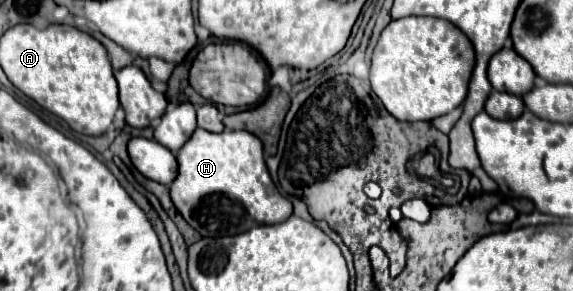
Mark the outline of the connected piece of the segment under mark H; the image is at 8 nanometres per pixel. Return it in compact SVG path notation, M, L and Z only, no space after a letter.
M198 128L192 134L192 138L182 146L182 150L178 154L178 166L180 166L178 176L170 184L172 202L178 208L178 212L182 214L182 218L194 230L198 230L202 236L210 236L210 238L234 236L234 234L242 234L254 226L284 222L292 214L292 202L286 200L284 196L280 196L280 192L276 190L276 186L268 174L268 168L266 168L264 156L262 156L262 142L250 132L226 130L220 134L212 134L212 132Z

